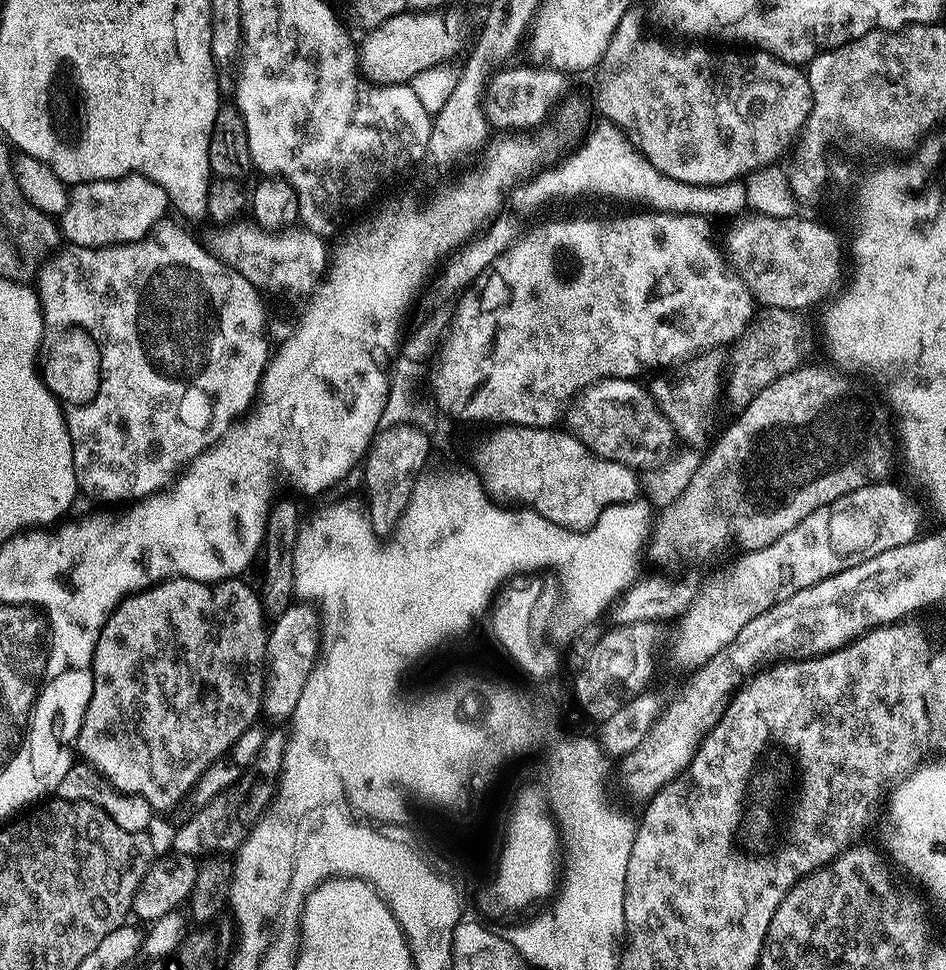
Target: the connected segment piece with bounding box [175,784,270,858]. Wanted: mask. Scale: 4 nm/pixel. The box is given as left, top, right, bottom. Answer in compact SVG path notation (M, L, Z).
M260 784L257 788L246 789L233 786L224 792L219 792L209 804L191 813L185 824L175 829L179 836L188 836L188 840L180 840L177 853L193 858L203 857L205 854L222 854L218 852L235 853L240 844L248 837L253 824L260 819L260 813L270 802L270 788Z

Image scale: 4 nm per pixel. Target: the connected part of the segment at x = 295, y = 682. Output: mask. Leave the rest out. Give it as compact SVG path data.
M296 602L271 625L268 632L266 671L264 673L264 698L262 712L272 720L291 721L294 706L302 695L302 686L311 674L316 658L320 655L320 619L313 607Z

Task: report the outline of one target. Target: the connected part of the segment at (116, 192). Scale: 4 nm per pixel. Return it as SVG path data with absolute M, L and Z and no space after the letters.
M125 174L118 180L86 180L82 184L71 185L68 205L59 213L60 235L69 245L77 244L83 248L106 248L109 244L129 244L140 240L152 231L155 224L165 219L164 210L170 206L168 191L142 174Z

